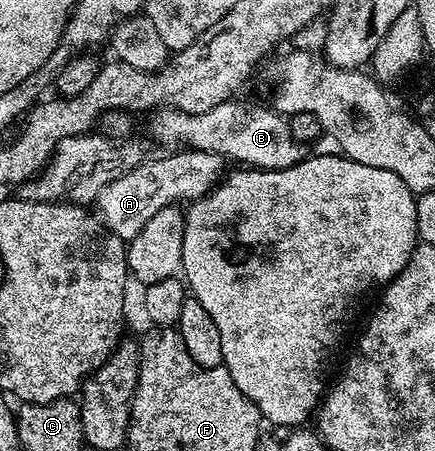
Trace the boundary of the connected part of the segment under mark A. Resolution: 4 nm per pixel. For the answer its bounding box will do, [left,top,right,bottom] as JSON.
[95,149,225,241]

